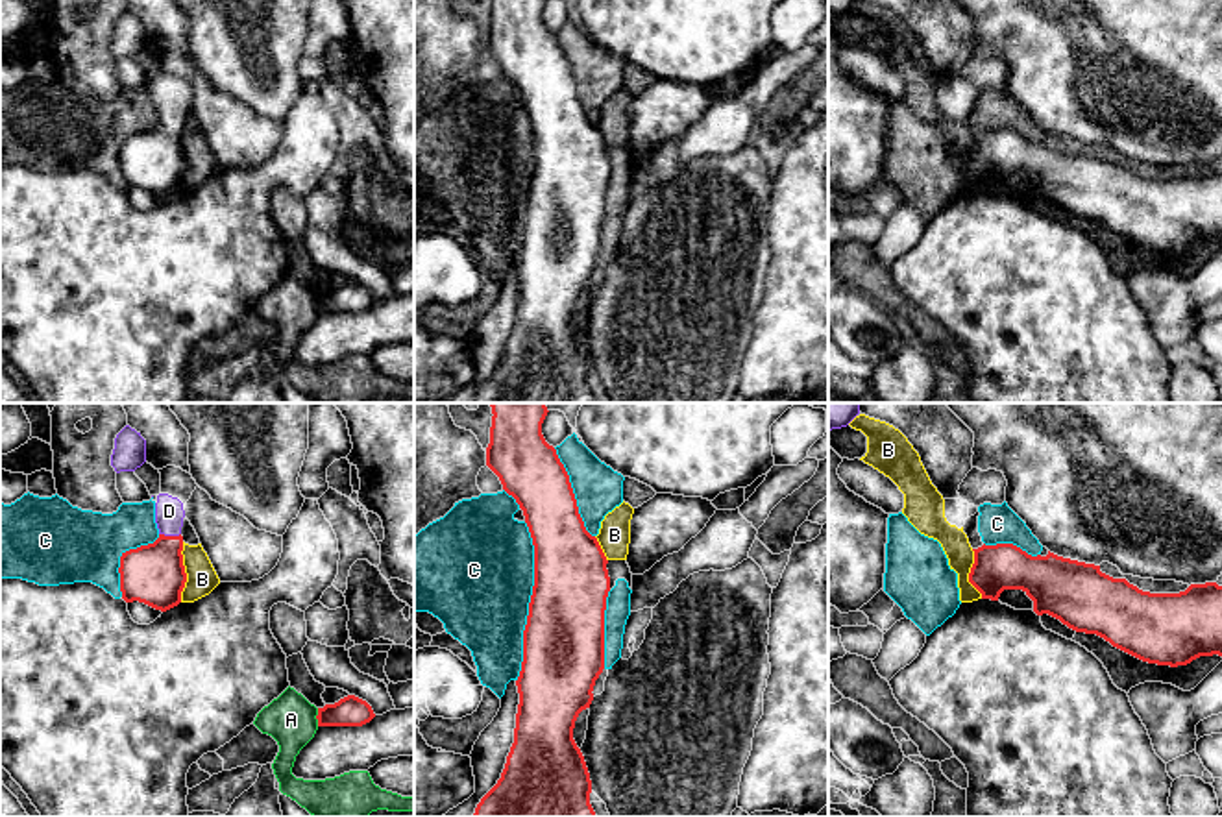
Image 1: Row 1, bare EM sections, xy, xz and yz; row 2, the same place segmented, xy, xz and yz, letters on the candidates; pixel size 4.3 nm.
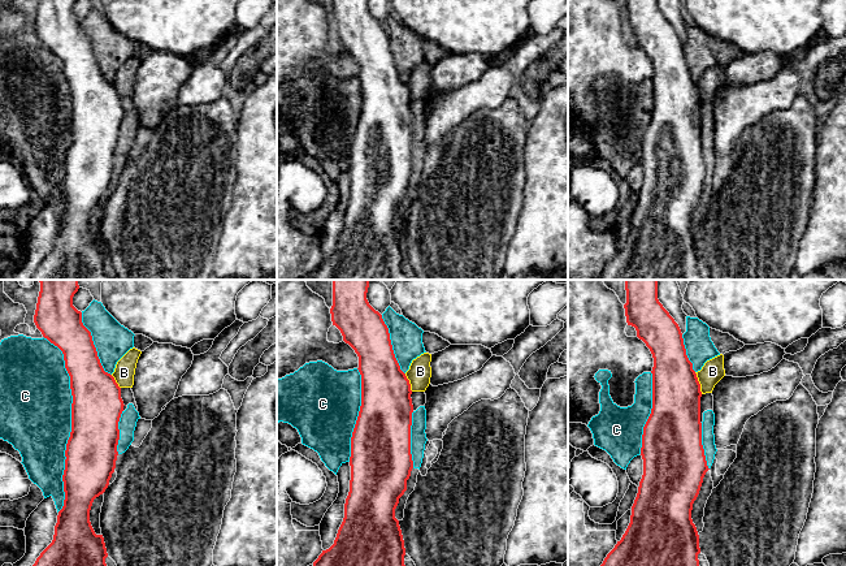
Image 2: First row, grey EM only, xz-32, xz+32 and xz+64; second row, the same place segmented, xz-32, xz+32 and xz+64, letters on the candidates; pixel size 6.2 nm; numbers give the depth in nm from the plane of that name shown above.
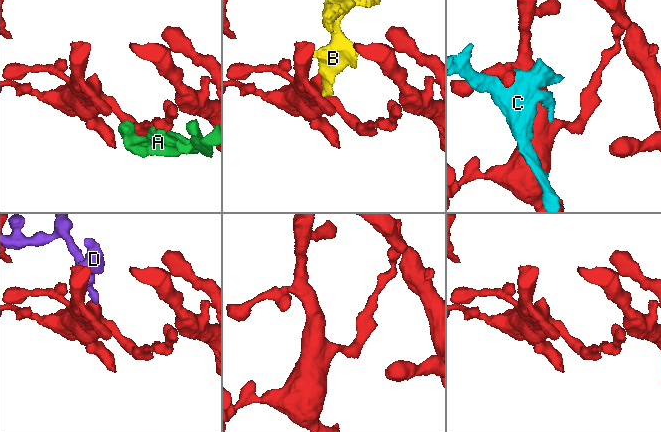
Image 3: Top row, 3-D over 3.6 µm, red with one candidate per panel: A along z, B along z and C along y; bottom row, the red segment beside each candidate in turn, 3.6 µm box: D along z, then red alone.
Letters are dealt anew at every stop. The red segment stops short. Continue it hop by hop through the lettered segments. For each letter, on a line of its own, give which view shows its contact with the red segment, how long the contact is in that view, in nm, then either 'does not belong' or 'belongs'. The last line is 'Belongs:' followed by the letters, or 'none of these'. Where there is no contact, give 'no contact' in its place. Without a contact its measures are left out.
A: xy | 80 nm | does not belong
B: xy | 260 nm | does not belong
C: xz | 700 nm | does not belong
D: xy | 100 nm | belongs
Belongs: D

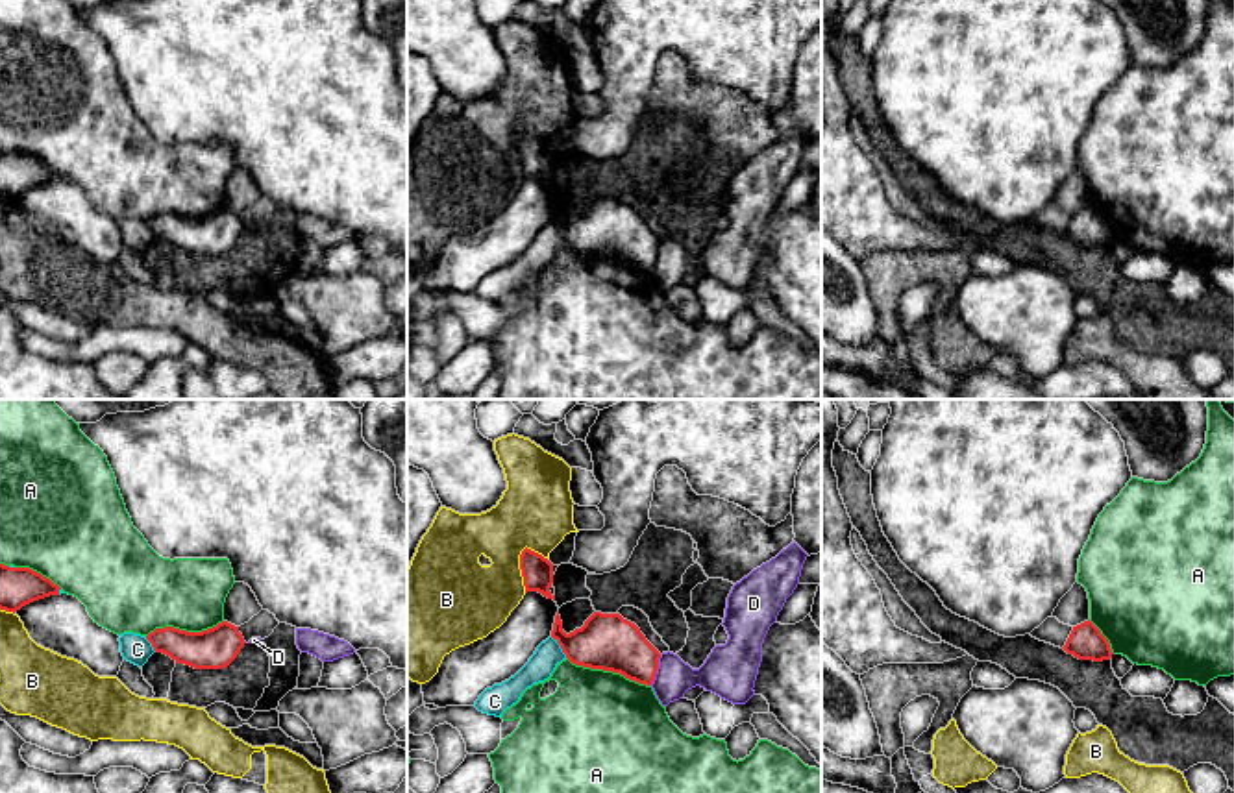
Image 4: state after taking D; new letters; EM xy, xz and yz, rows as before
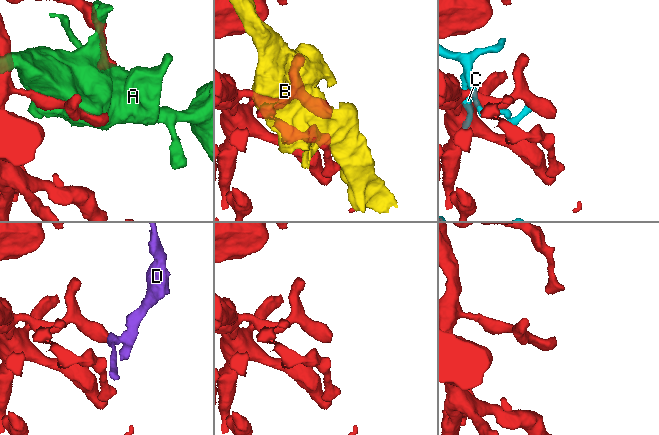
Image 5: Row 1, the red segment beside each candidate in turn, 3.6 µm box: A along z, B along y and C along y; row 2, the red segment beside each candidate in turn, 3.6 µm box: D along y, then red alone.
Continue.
A: xz | 400 nm | does not belong
B: xz | 200 nm | does not belong
C: xz | 120 nm | does not belong
D: xz | 140 nm | does not belong
Belongs: none of these

